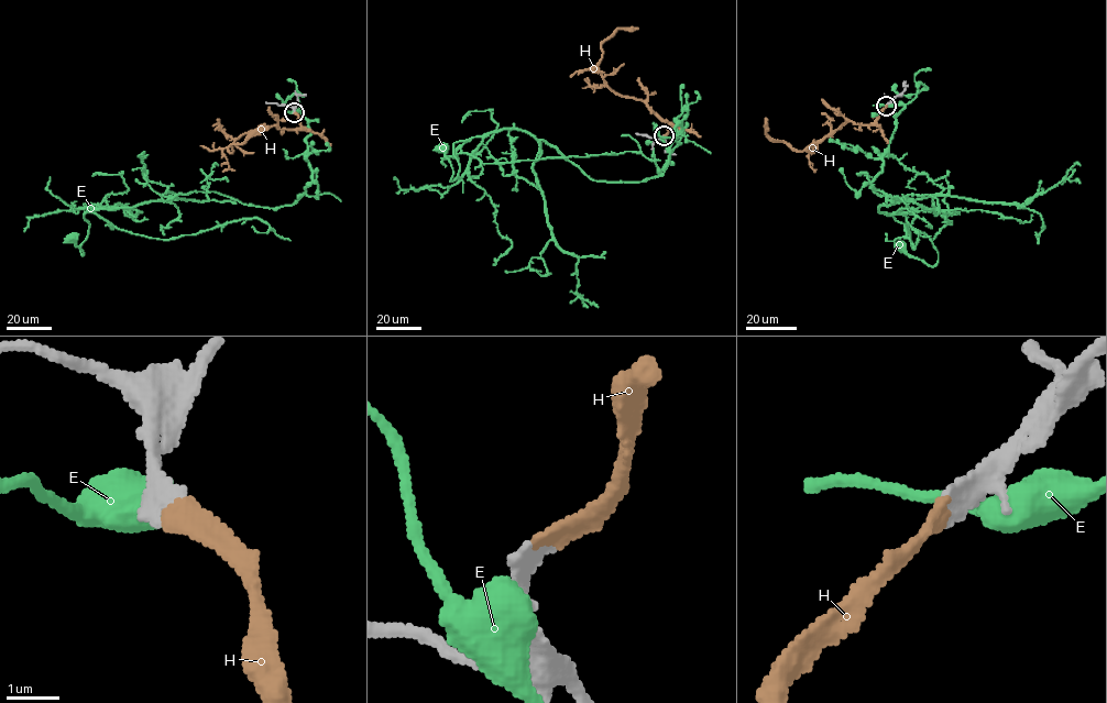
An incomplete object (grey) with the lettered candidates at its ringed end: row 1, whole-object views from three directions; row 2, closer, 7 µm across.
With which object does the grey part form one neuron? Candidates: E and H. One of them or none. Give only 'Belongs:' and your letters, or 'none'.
Belongs: H

